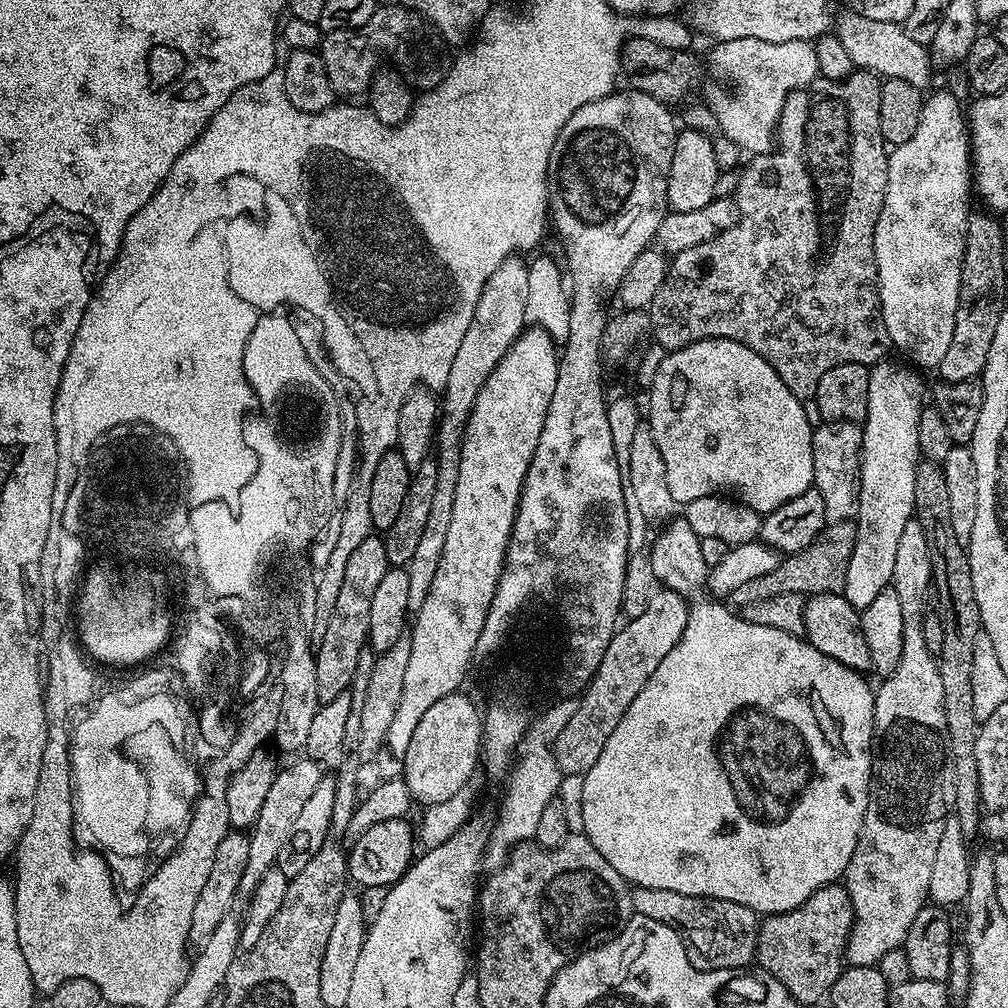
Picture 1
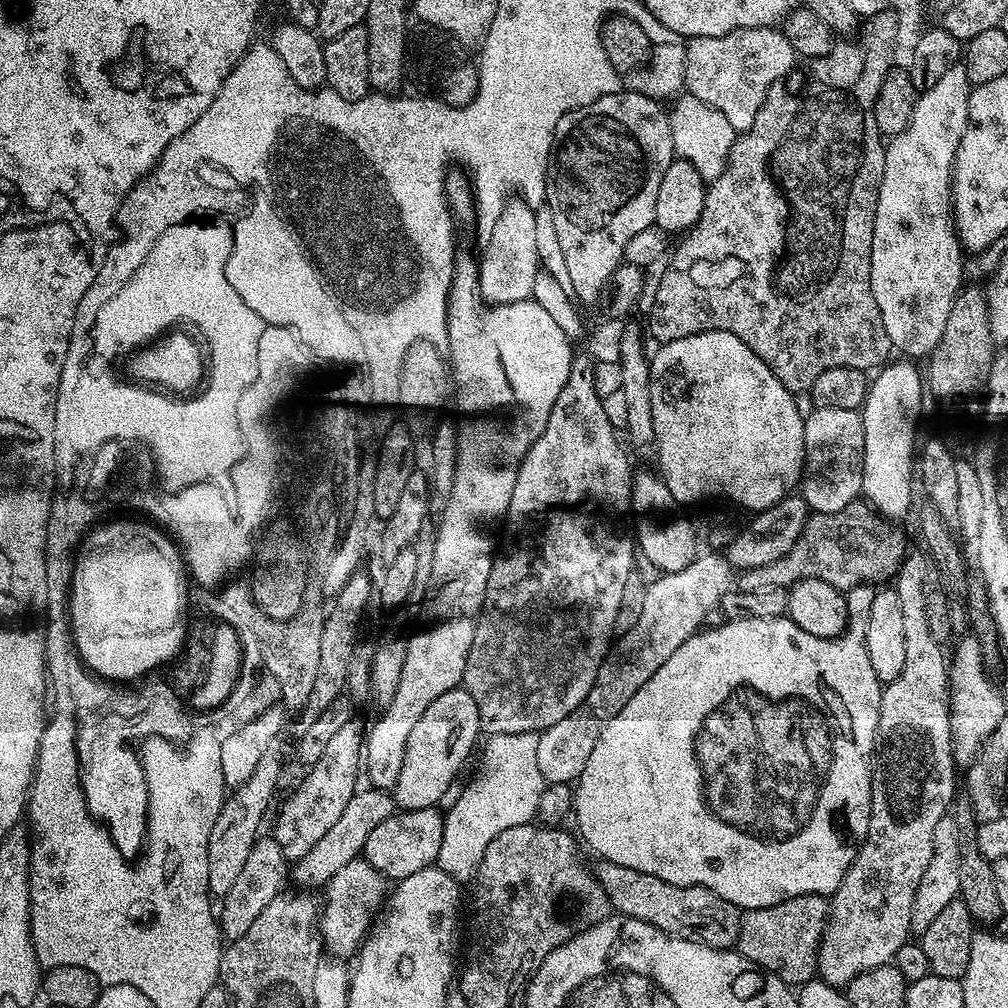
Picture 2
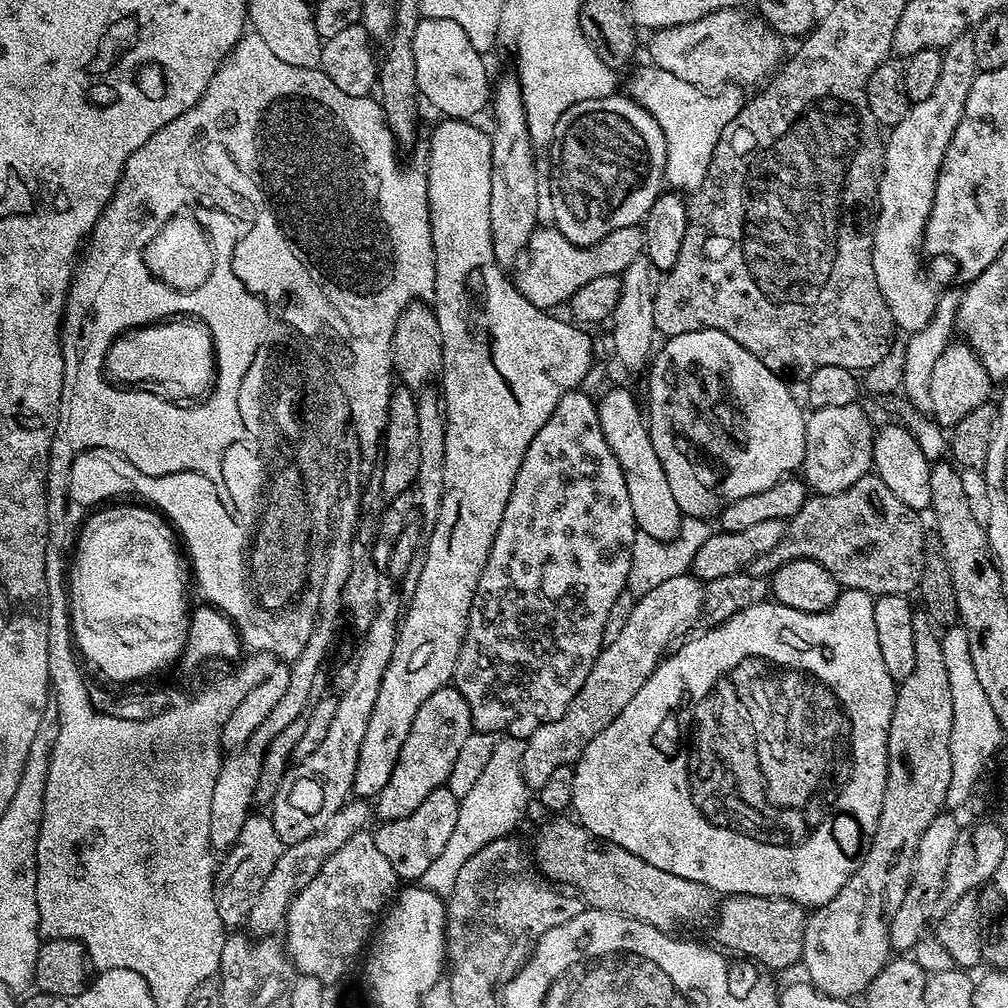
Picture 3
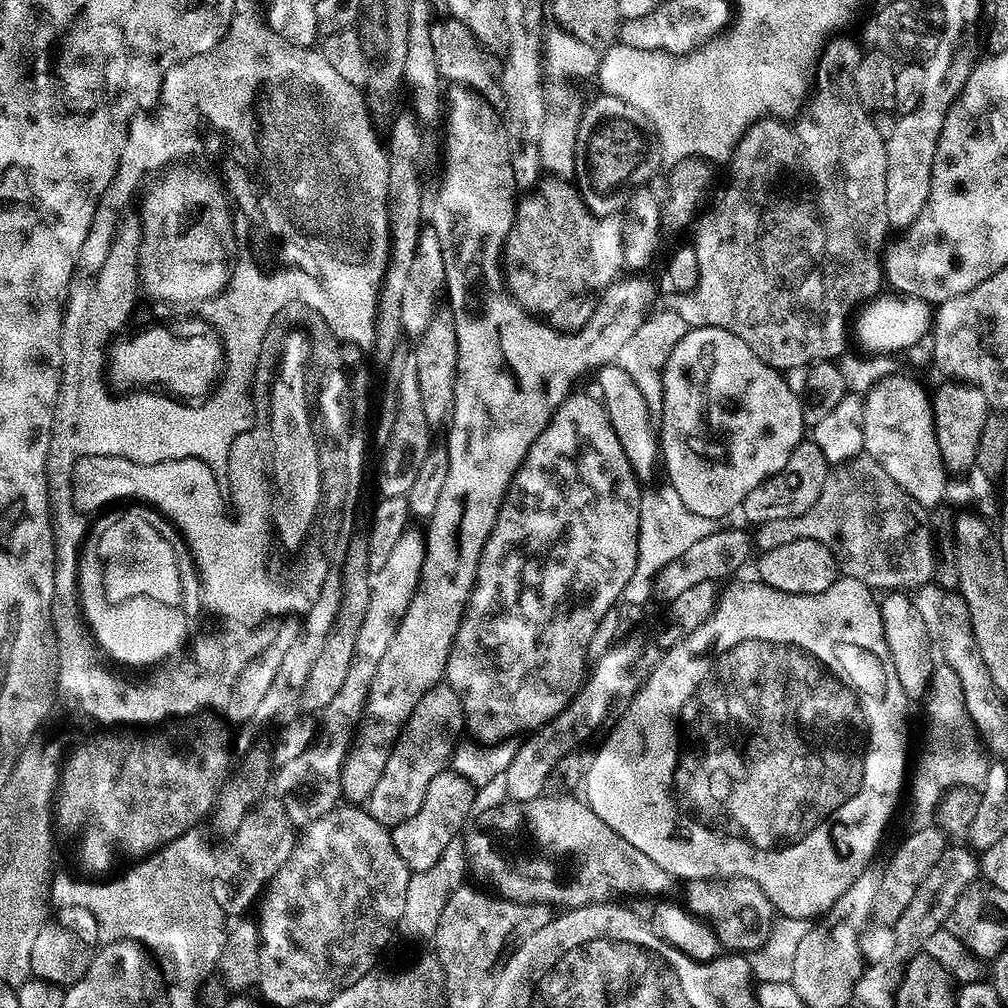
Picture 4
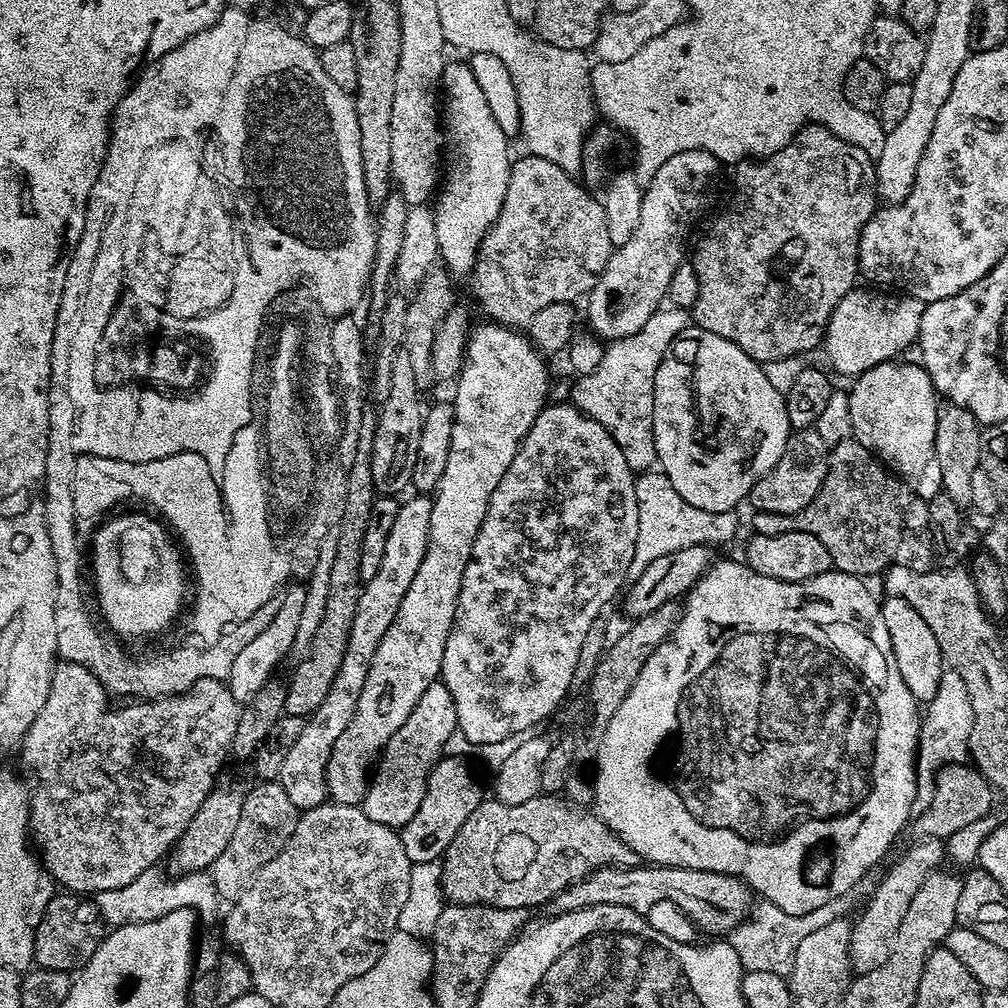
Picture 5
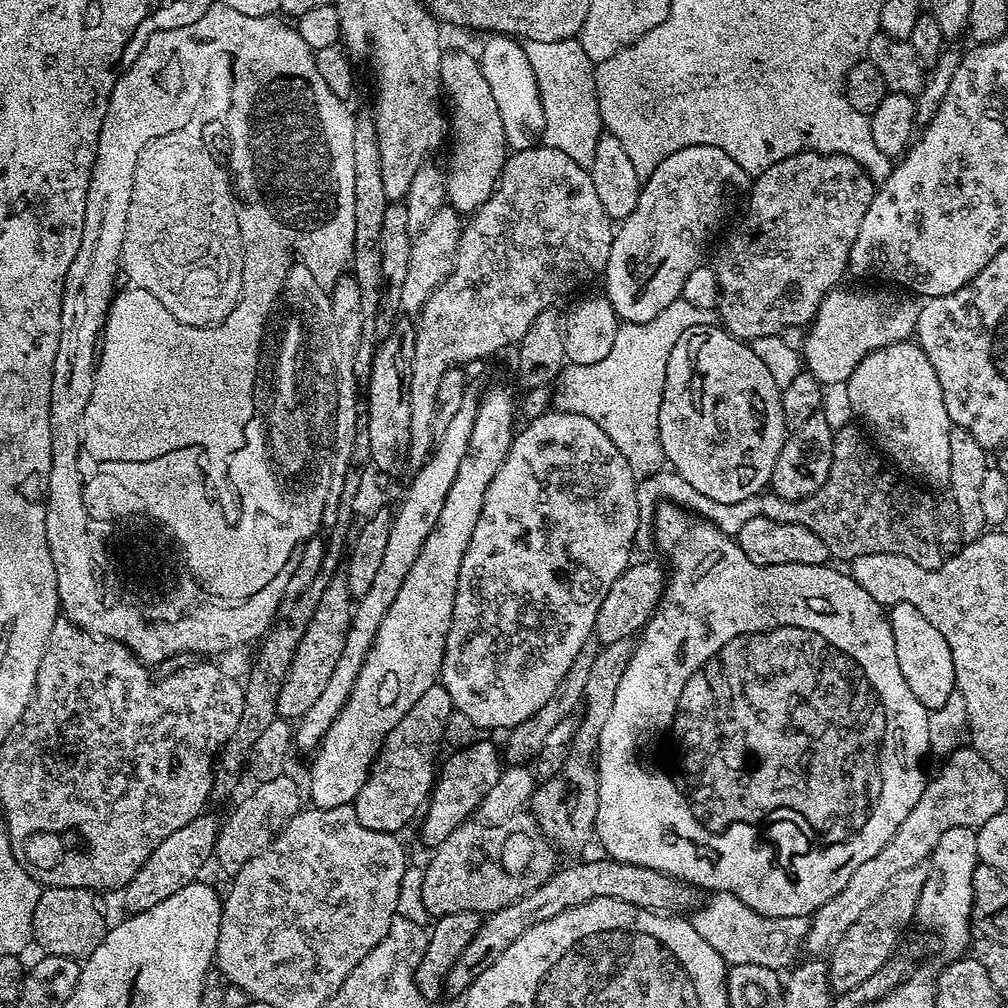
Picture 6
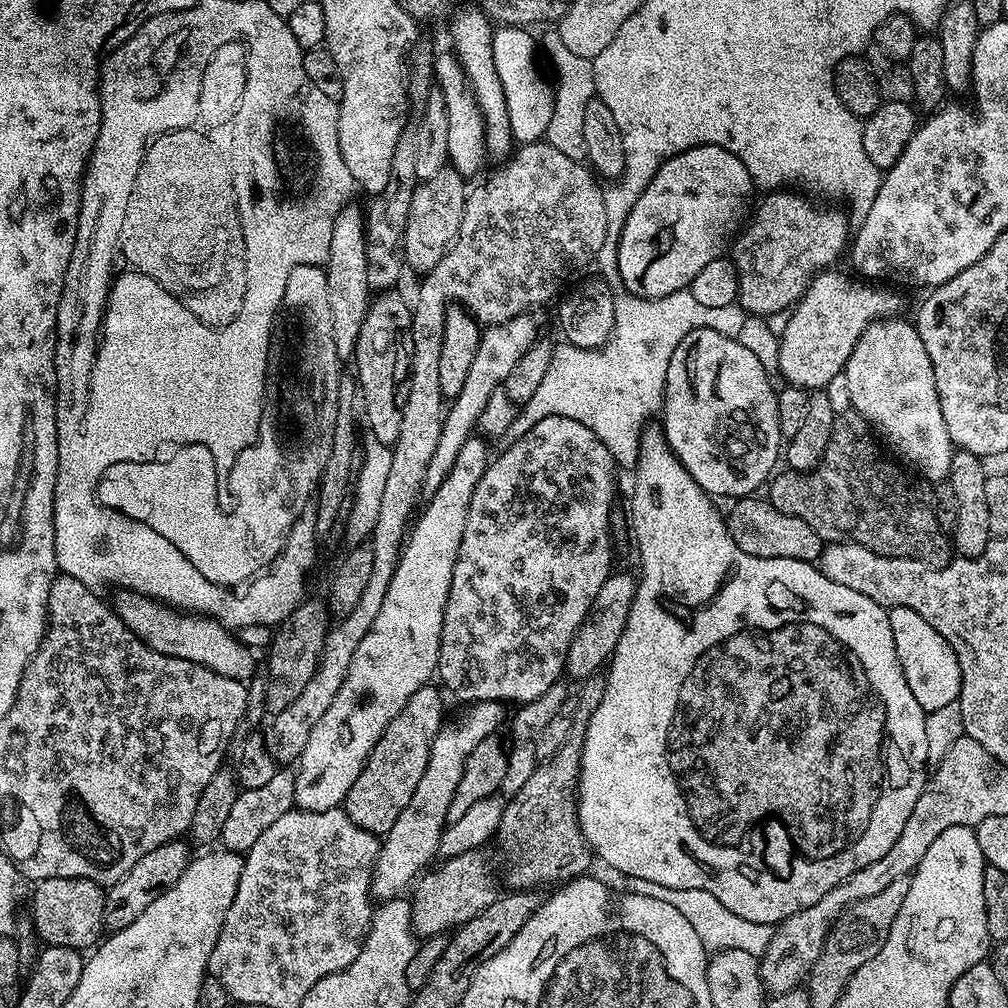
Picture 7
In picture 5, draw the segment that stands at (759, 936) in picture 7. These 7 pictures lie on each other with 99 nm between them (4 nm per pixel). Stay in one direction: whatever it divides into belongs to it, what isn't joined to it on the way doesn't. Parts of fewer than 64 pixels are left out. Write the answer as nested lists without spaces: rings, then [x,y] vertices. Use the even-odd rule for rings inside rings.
[[[855,891],[847,892],[845,896],[834,898],[826,902],[826,906],[818,906],[818,910],[810,910],[810,914],[786,914],[786,910],[778,910],[769,900],[761,899],[755,905],[754,911],[747,920],[732,931],[730,942],[734,950],[738,950],[738,958],[745,972],[766,970],[770,974],[787,977],[794,966],[794,954],[798,954],[798,945],[807,938],[812,931],[829,922],[845,919],[848,911],[856,904]]]

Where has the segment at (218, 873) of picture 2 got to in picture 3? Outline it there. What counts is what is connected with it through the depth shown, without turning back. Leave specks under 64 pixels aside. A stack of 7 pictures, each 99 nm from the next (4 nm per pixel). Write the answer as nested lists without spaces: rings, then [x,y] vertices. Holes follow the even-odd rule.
[[[316,624],[314,634],[310,634],[310,642],[306,646],[300,657],[291,663],[290,682],[286,686],[286,694],[270,710],[266,722],[254,730],[248,741],[235,749],[232,756],[223,761],[217,782],[214,784],[214,800],[211,805],[210,817],[210,842],[212,851],[216,854],[227,853],[229,849],[236,845],[236,839],[242,834],[242,828],[246,826],[250,813],[254,808],[256,791],[258,790],[258,780],[262,774],[264,759],[268,753],[268,748],[294,718],[305,715],[309,711],[310,701],[313,699],[312,691],[316,688],[316,675],[320,672],[320,667],[324,664],[324,659],[328,656],[328,651],[332,648],[332,642],[337,639],[338,634],[328,628],[328,624]],[[312,696],[312,697],[311,697]],[[309,699],[309,700],[308,700]],[[252,808],[252,809],[251,809]]]

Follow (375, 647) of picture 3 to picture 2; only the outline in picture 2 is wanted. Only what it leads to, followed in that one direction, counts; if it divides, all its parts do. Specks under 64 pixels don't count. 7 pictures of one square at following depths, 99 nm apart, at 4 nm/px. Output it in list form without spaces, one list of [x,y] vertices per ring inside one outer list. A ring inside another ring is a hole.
[[[351,718],[330,738],[322,758],[314,762],[305,772],[304,781],[297,786],[292,797],[281,808],[276,818],[274,839],[282,850],[285,860],[298,861],[304,854],[313,850],[323,834],[338,820],[351,796],[357,791],[356,779],[362,776],[362,753],[366,739],[365,725]]]

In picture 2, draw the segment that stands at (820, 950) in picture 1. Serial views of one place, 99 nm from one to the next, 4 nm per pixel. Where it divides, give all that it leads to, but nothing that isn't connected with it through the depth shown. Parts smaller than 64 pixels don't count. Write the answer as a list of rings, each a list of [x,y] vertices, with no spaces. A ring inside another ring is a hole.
[[[818,894],[795,896],[765,908],[749,908],[740,918],[740,933],[736,939],[735,951],[741,952],[746,958],[750,958],[750,962],[754,962],[757,969],[780,976],[784,984],[789,986],[807,984],[817,975],[816,952],[820,949],[820,939],[823,938],[824,927],[828,924],[829,911],[829,897]]]

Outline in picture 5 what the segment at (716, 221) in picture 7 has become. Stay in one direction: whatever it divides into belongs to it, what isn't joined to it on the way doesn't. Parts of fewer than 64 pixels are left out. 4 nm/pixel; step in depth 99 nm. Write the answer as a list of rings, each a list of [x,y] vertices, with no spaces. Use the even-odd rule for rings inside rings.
[[[701,148],[682,150],[682,154],[674,154],[674,158],[662,162],[658,174],[654,174],[654,178],[644,188],[637,229],[628,242],[613,251],[608,265],[600,275],[600,281],[592,287],[587,297],[586,303],[592,307],[588,318],[596,324],[594,330],[599,337],[611,342],[626,338],[630,334],[638,334],[638,330],[642,330],[642,326],[646,326],[648,319],[665,303],[674,272],[680,264],[685,263],[684,243],[692,232],[692,223],[716,200],[716,191],[720,188],[720,171],[720,159]]]

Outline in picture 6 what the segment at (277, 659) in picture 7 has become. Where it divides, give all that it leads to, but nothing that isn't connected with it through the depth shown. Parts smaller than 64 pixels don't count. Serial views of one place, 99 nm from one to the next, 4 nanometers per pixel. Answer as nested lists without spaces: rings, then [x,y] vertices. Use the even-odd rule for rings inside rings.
[[[335,575],[322,593],[314,616],[310,618],[310,624],[298,642],[298,650],[294,650],[294,660],[290,662],[290,670],[282,682],[282,690],[278,690],[276,715],[279,719],[299,722],[302,714],[306,714],[310,705],[321,696],[322,690],[326,690],[330,674],[334,674],[334,665],[346,646],[346,634],[352,629],[353,607],[354,598],[350,594],[347,575]]]

